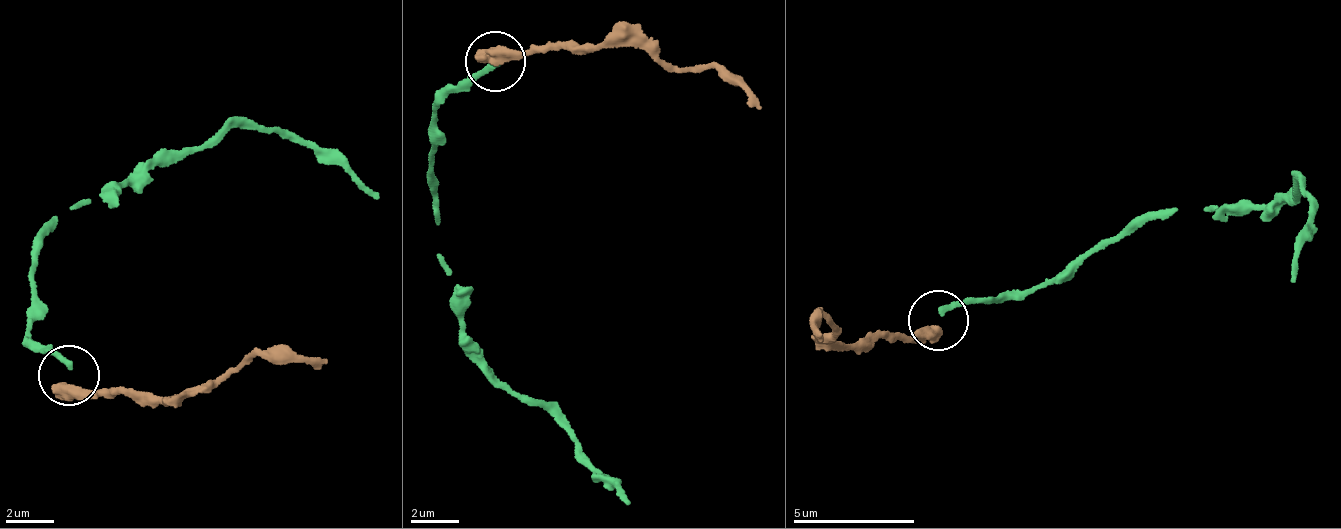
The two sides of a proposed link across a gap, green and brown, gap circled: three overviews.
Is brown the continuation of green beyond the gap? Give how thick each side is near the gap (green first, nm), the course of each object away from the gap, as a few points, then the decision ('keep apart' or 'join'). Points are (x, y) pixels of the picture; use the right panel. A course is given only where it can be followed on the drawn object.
calibres 240 and 600 nm; course green (941, 314), (1011, 301), (1041, 282), (1062, 279), (1141, 225), (1289, 202), (1296, 182), (1307, 191), (1296, 284); course brown (935, 326), (831, 345), (834, 330), (819, 312), (809, 318), (820, 339); keep apart

